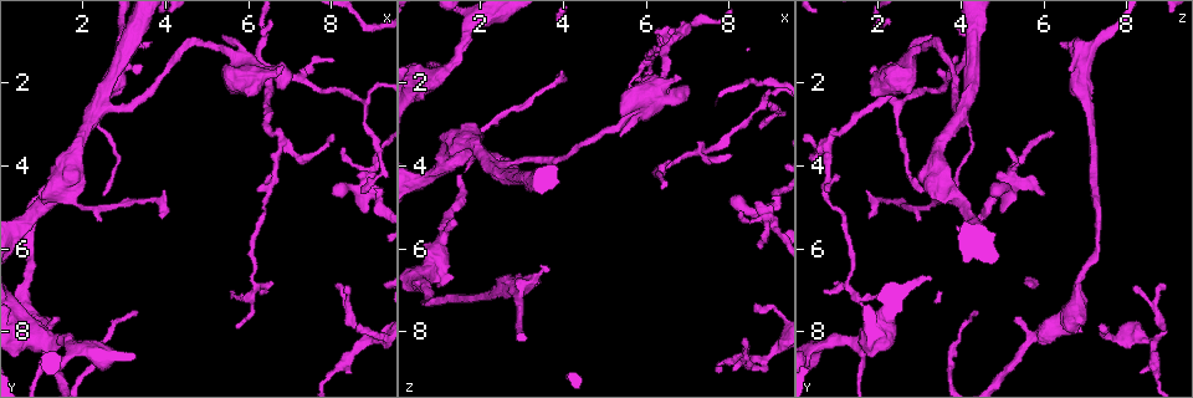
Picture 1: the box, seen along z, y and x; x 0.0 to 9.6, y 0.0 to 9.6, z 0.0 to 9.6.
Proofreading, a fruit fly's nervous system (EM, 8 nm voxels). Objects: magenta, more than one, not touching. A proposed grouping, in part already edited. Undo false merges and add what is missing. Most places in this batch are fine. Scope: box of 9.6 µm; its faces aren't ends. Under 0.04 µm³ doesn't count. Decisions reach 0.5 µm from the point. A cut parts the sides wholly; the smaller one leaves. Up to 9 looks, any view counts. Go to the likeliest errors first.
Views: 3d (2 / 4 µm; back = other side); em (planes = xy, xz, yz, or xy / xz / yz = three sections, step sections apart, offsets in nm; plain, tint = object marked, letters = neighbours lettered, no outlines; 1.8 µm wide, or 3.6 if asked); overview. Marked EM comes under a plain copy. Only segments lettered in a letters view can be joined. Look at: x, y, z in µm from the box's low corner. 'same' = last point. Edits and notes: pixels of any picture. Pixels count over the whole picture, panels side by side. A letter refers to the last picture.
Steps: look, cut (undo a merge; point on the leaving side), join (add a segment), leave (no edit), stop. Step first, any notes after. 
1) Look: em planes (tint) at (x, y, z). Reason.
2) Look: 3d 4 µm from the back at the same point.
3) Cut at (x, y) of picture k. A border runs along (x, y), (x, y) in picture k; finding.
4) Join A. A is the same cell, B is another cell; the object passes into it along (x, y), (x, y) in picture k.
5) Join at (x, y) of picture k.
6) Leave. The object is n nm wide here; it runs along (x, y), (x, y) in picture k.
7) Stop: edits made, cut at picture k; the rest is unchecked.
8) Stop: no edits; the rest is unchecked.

Look: em xz step 8 (letters) at (8.70, 7.90, 7.30). An open end.

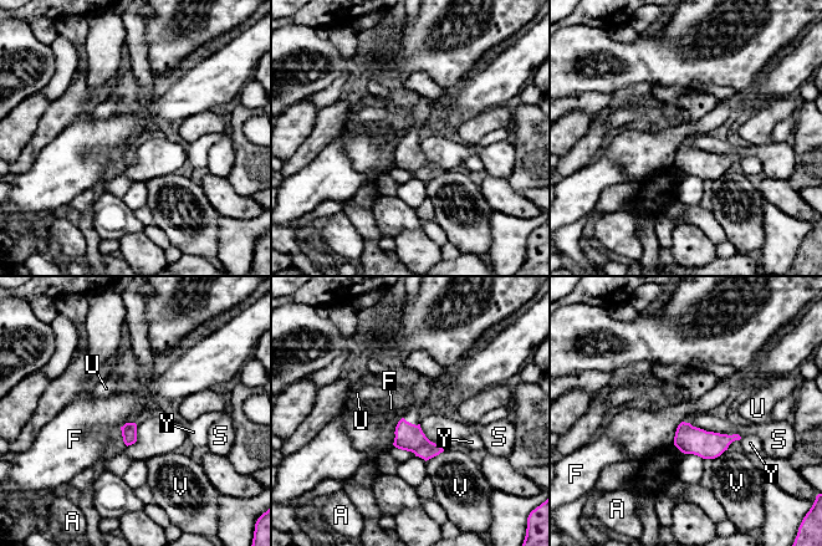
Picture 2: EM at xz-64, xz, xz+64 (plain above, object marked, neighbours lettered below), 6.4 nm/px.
Leave. The longest contact is with V, 140 nm; A, F, S, U, V and Y are other cells; a border runs along (127, 422), (120, 427) in picture 2; no lettered segment goes on from it.

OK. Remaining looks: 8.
Look: 3d 4 µm at (8.80, 4.70, 6.00). Tapers out.

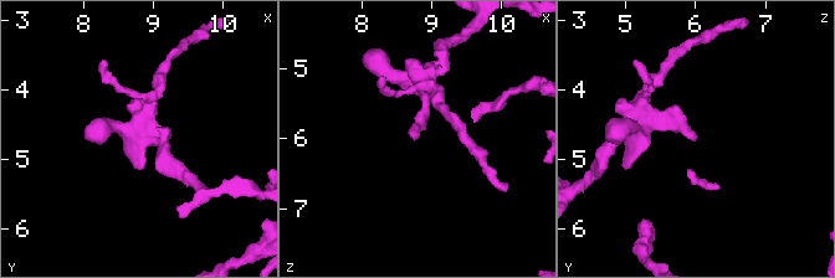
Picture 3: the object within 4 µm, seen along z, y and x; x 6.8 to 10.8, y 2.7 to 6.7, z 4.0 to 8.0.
Look: em xz step 16 (tint) at (8.75, 4.70, 5.95).

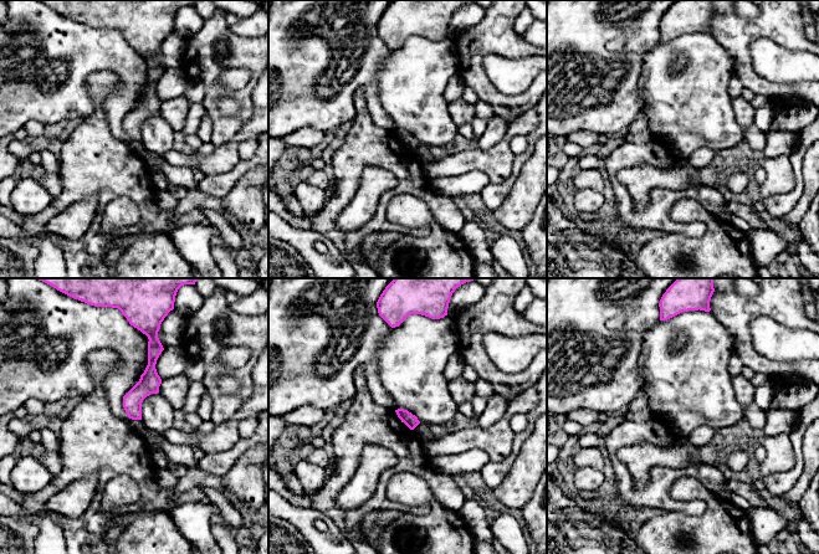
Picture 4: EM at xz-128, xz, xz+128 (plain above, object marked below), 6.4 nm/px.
Look: em planes (letters) at the same point. Cut it another way.

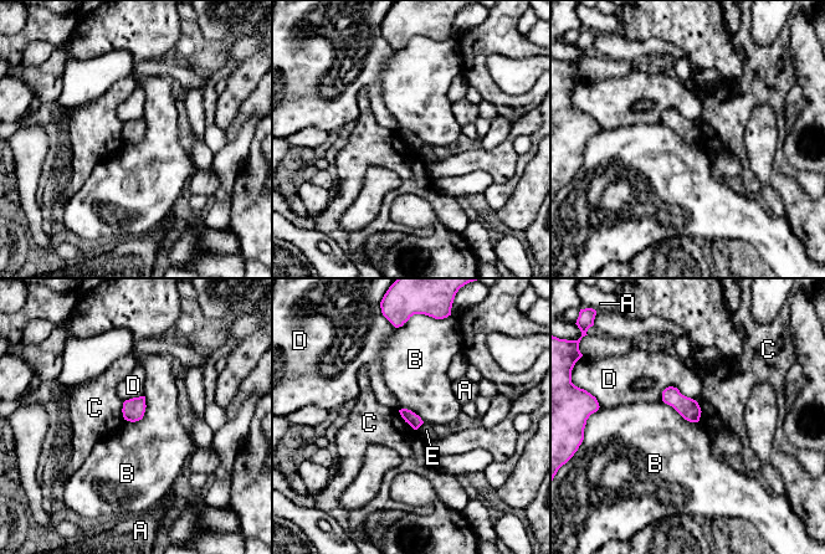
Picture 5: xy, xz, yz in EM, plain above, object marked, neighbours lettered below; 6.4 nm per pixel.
Leave. The longest contact is with D, 240 nm; A, B, C, D and E are other cells; a border runs along (144, 395), (144, 415), (124, 420) in picture 5; none of them fits.

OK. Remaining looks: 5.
Look: em planes (tint) at (1.40, 7.60, 5.35). An open end.

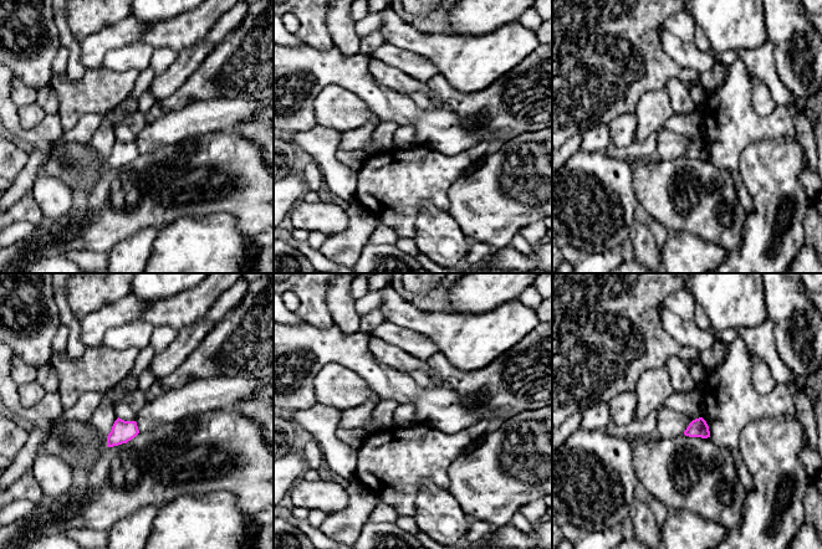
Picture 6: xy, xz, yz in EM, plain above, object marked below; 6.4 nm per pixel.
Look: em planes (letters) at the same point. See the neighbours.

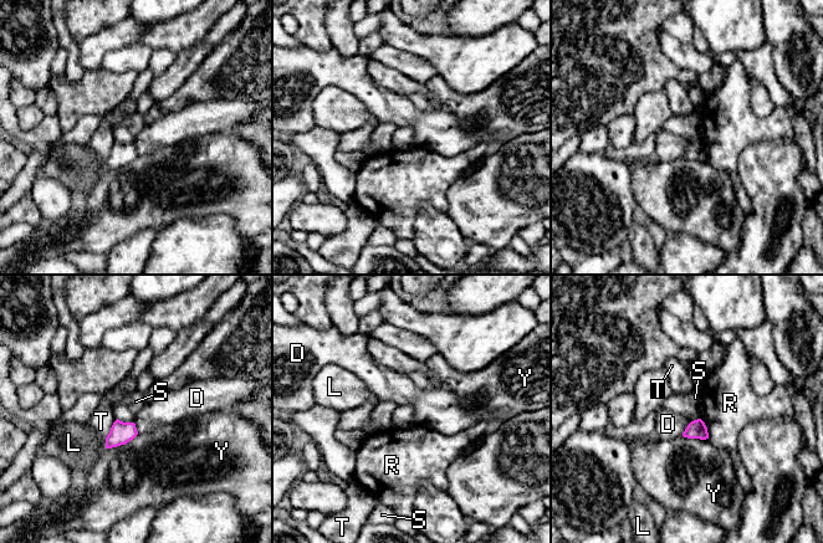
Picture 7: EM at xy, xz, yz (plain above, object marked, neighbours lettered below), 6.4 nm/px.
Leave. D, L, R, S, T and Y are other cells; a border runs along (117, 418), (132, 423) in picture 7; none of them fits.

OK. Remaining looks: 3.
Look: em planes (letters) at (5.60, 7.05, 2.15). Thin end.

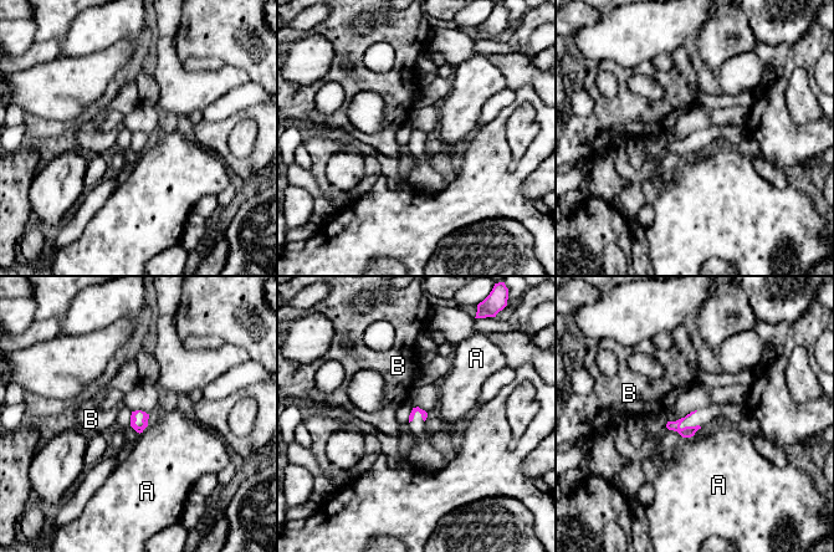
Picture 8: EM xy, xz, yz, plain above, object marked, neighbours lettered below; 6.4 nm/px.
Leave. The longest contact is with A, 90 nm; A and B are other cells; no lettered segment goes on from it.

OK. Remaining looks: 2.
Stop: no edits; the rest is unchecked.

